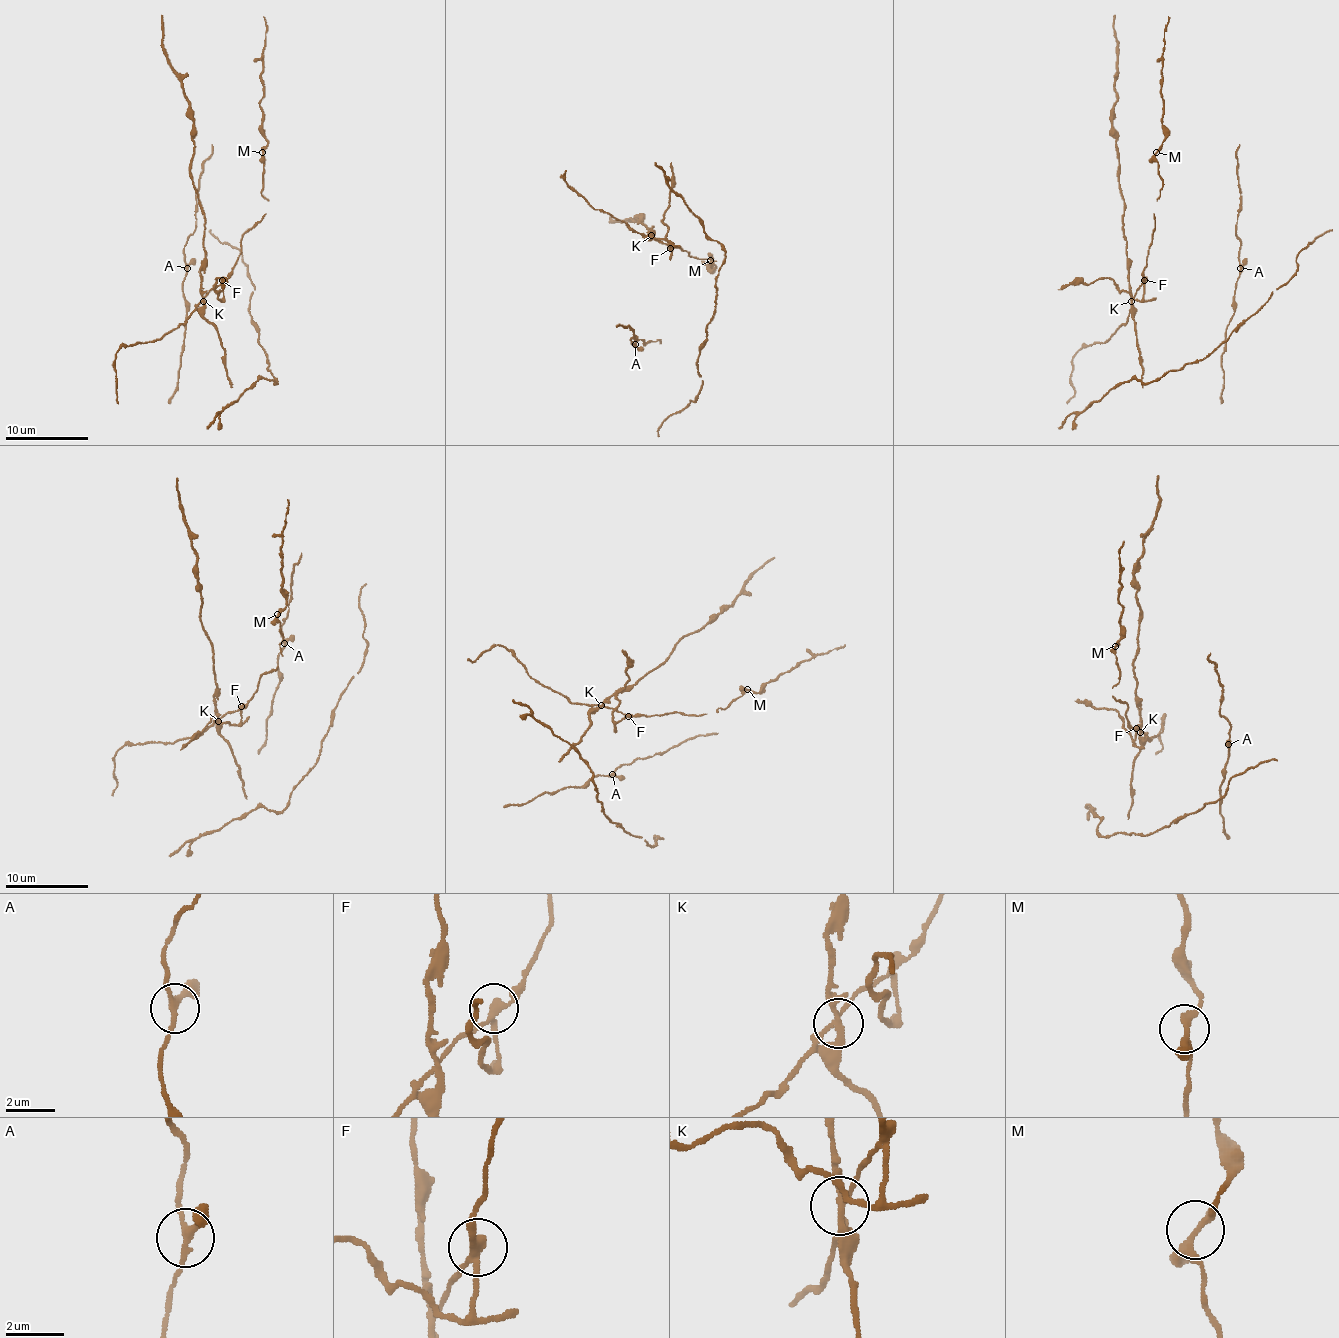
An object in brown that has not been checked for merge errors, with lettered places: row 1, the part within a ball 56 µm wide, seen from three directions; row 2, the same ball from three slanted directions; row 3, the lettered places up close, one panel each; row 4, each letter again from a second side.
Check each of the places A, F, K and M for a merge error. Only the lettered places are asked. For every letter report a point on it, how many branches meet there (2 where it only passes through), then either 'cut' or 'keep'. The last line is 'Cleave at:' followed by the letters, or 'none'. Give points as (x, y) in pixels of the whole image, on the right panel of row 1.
A: at (1240, 268); 3 branches meet; keep
F: at (1144, 280); 3 branches meet; cut
K: at (1131, 301); 4 branches meet; cut
M: at (1156, 152); 3 branches meet; keep
Cleave at: F, K

